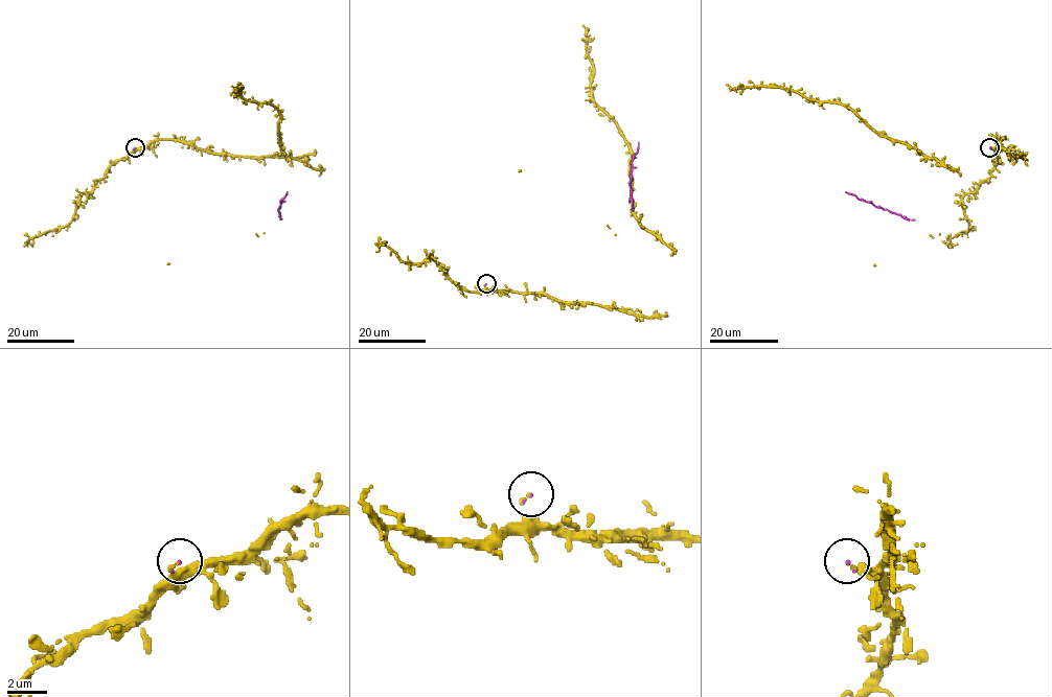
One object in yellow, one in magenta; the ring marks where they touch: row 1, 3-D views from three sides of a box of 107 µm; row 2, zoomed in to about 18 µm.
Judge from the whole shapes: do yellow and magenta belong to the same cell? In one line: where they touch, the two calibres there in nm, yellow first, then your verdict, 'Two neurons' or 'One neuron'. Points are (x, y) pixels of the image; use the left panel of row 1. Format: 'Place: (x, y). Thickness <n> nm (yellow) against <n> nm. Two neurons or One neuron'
Place: (135, 147). Thickness 190 nm (yellow) against 110 nm. One neuron

